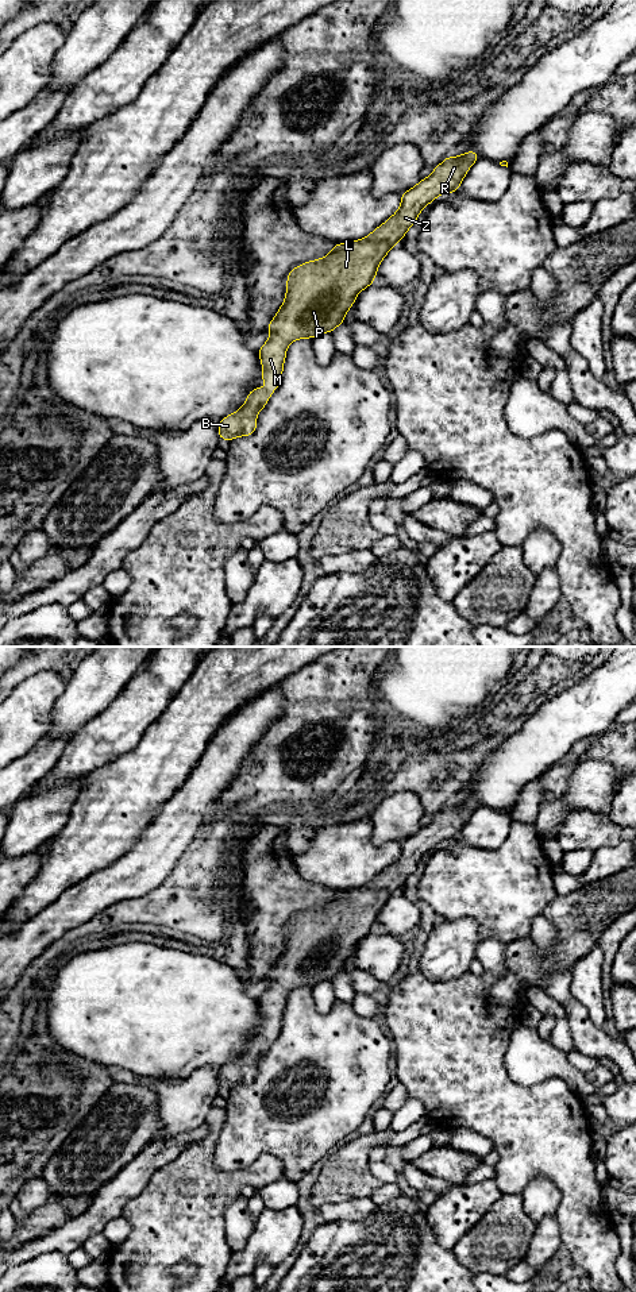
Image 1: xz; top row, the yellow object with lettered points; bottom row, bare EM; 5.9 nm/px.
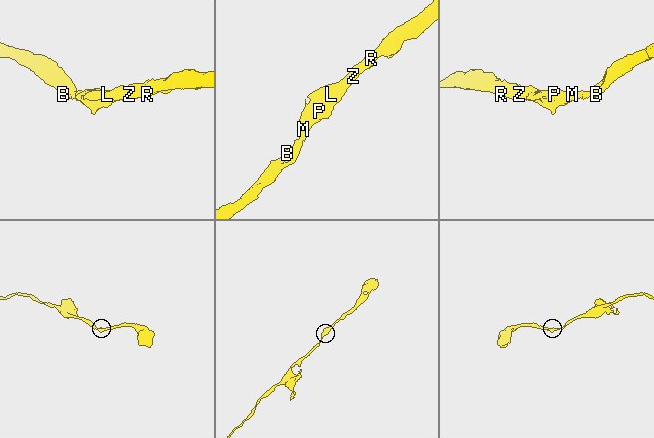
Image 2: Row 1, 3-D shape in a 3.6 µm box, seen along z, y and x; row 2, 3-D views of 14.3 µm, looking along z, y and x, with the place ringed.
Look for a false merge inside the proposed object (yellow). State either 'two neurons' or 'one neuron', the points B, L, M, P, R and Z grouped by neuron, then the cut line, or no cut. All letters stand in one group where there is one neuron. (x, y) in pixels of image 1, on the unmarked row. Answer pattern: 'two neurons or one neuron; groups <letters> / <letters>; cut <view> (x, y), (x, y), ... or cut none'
one neuron; groups B L M P R Z; cut none

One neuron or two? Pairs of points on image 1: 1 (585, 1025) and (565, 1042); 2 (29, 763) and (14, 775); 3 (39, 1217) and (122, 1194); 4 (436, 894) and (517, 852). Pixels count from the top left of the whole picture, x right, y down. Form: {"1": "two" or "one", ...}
{"1": "two", "2": "one", "3": "two", "4": "one"}

